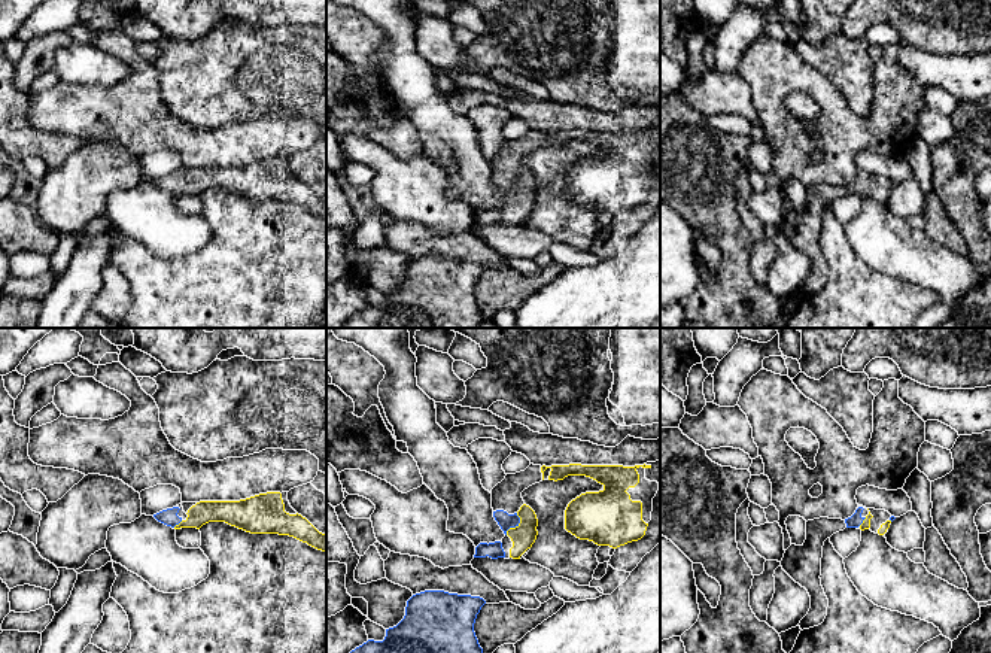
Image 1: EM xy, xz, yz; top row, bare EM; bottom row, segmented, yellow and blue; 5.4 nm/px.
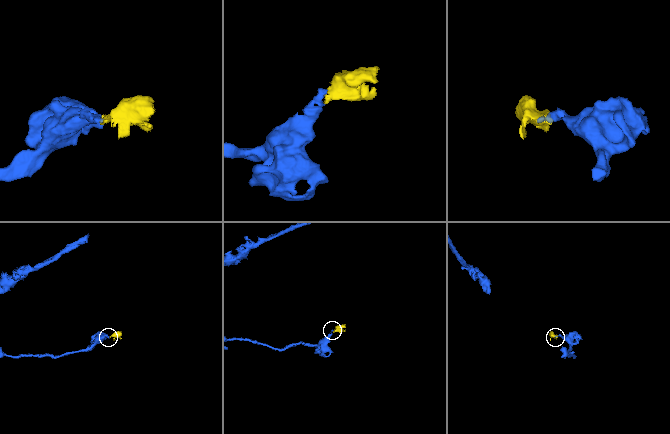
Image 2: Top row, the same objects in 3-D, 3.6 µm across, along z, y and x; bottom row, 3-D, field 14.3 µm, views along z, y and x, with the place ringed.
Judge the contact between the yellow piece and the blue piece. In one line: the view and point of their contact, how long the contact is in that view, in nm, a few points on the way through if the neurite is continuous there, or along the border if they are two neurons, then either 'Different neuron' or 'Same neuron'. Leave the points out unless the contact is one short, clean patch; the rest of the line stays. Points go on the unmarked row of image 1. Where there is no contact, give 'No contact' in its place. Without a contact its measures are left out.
Touches yellow at xz (516, 193). Shared border 140 nm. Path across: xz (523, 202), (516, 193), (505, 187). Same neuron

